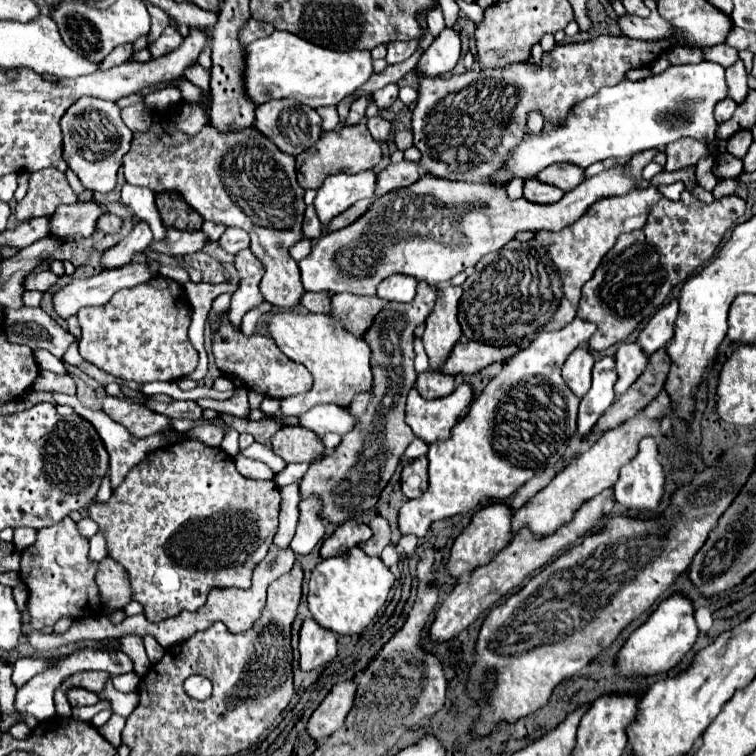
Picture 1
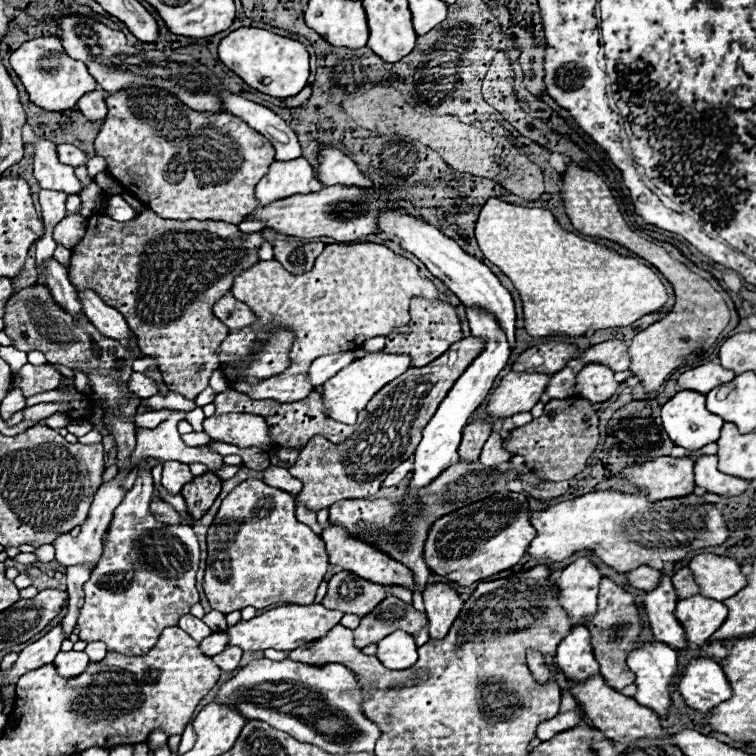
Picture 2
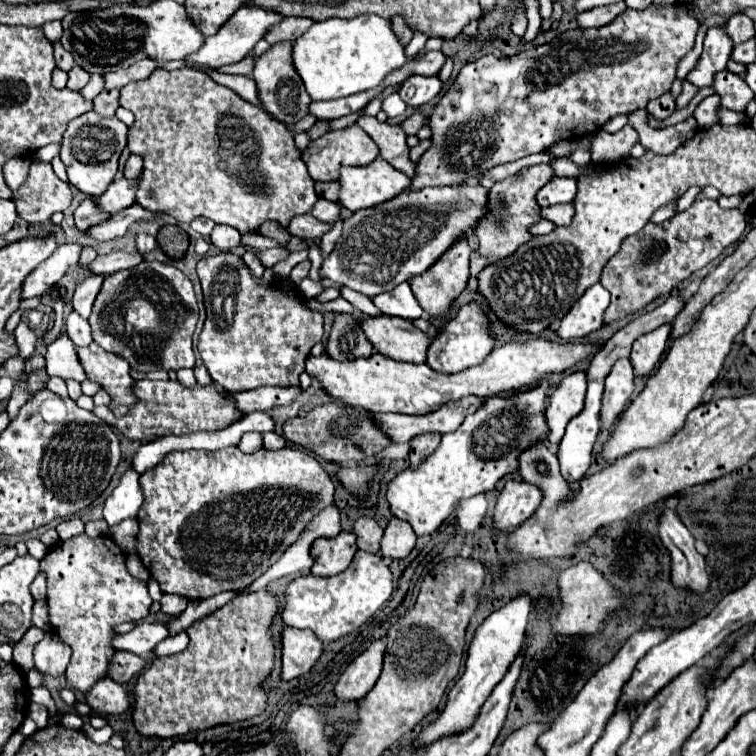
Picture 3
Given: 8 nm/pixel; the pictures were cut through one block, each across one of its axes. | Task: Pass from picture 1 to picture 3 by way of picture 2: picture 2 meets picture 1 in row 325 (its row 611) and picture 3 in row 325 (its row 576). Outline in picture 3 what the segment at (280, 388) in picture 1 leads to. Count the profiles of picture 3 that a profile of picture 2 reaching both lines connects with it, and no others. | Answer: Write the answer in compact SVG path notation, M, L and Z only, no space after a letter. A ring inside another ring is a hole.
M230 252L202 258L196 266L196 274L202 282L204 306L208 312L200 332L198 352L212 380L228 392L254 390L260 386L298 386L298 376L304 372L304 362L310 356L312 346L320 342L324 334L322 314L308 310L302 296L298 296L300 292L296 290L282 290L274 284L260 286L260 278L252 278L242 258Z

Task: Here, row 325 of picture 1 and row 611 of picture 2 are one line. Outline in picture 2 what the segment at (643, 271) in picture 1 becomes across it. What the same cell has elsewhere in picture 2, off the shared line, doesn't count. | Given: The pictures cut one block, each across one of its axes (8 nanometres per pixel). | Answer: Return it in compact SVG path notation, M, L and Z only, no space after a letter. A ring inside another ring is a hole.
M602 578L600 594L598 594L598 610L594 618L584 622L584 626L592 634L590 644L594 650L594 658L600 664L600 674L606 680L606 684L616 690L622 690L624 686L632 684L636 676L626 666L626 658L634 648L638 648L638 638L642 634L642 620L634 604L634 596L628 590L624 590L620 584L616 584L614 580Z

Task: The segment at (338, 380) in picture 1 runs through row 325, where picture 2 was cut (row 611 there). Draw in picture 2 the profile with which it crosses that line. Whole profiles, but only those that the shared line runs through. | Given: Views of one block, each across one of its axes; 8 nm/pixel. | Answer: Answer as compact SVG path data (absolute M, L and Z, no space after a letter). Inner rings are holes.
M284 604L274 610L268 610L252 620L240 620L236 626L226 628L228 636L228 646L238 646L244 652L256 652L256 650L294 650L306 640L316 640L318 636L324 636L330 628L340 624L342 612L334 612L330 608L324 608L322 604L308 604L308 606L298 606L298 604Z

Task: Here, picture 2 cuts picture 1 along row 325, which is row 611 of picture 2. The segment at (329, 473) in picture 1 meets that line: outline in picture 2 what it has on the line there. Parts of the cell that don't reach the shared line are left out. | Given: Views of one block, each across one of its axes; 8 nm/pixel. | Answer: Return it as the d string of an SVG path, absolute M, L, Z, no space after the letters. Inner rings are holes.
M388 596L378 608L374 608L374 612L370 612L370 616L362 618L360 626L354 630L354 646L364 648L368 644L378 644L396 630L416 634L426 624L428 618L424 612L414 610L412 604L406 604L396 596Z

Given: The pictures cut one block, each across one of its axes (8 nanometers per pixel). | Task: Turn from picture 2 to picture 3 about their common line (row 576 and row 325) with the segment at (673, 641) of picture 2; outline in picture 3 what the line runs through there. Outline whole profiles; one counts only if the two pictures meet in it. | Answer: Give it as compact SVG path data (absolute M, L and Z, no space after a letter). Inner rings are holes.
M662 324L660 328L640 336L634 342L632 354L630 354L630 362L632 362L632 366L634 366L634 370L638 374L646 374L646 372L654 370L654 366L658 364L664 348L666 348L670 330L672 330L670 324Z

